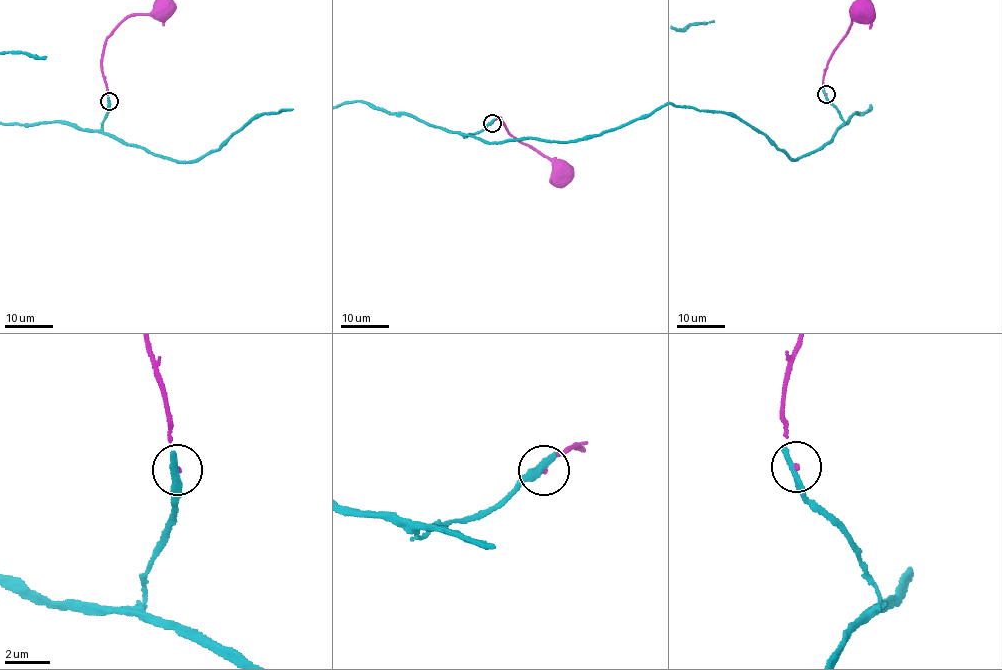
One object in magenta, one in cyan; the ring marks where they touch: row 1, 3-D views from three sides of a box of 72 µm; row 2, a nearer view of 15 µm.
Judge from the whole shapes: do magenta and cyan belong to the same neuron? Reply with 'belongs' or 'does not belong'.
does not belong

